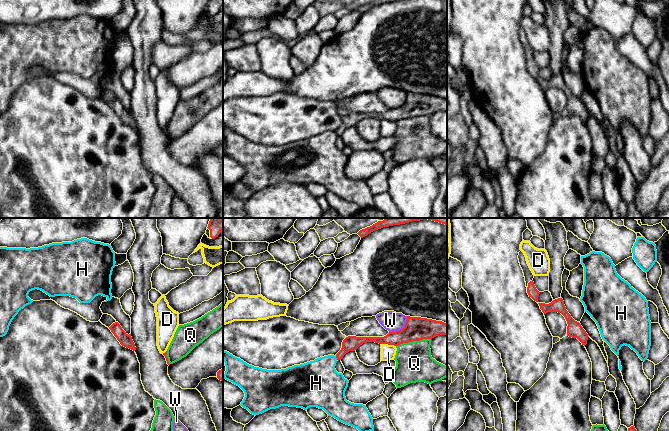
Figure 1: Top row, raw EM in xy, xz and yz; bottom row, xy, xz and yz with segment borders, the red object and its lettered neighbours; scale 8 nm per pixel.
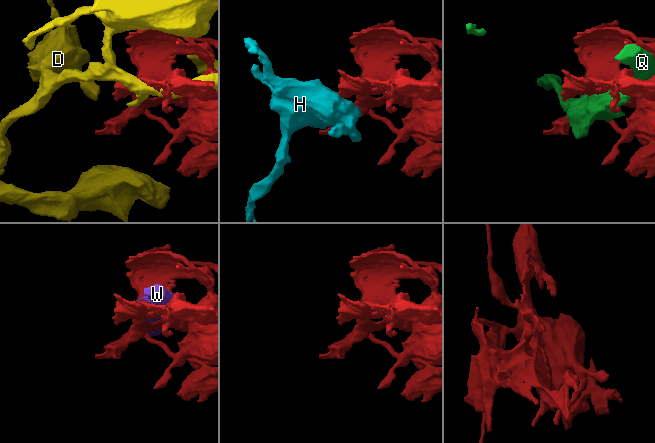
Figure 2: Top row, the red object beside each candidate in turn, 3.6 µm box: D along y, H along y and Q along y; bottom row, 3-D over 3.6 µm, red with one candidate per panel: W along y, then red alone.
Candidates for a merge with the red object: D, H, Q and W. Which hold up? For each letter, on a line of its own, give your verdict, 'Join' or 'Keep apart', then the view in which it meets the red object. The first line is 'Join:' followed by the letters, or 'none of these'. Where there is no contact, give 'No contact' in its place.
Join: none of these
D: Keep apart. Touches red in xz
H: Keep apart. Touches red in xz
Q: Keep apart. Touches red in xz
W: Keep apart. Touches red in xz

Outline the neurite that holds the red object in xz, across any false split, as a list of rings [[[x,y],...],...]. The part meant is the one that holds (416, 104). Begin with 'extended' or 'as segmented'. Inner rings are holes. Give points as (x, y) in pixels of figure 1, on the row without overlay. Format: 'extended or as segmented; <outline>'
as segmented; [[[407,92],[405,103],[396,108],[389,108],[384,113],[356,113],[348,112],[342,118],[341,126],[336,130],[341,136],[349,127],[355,127],[360,121],[367,118],[398,122],[403,119],[432,115],[439,111],[447,111],[447,99],[421,93]]]

